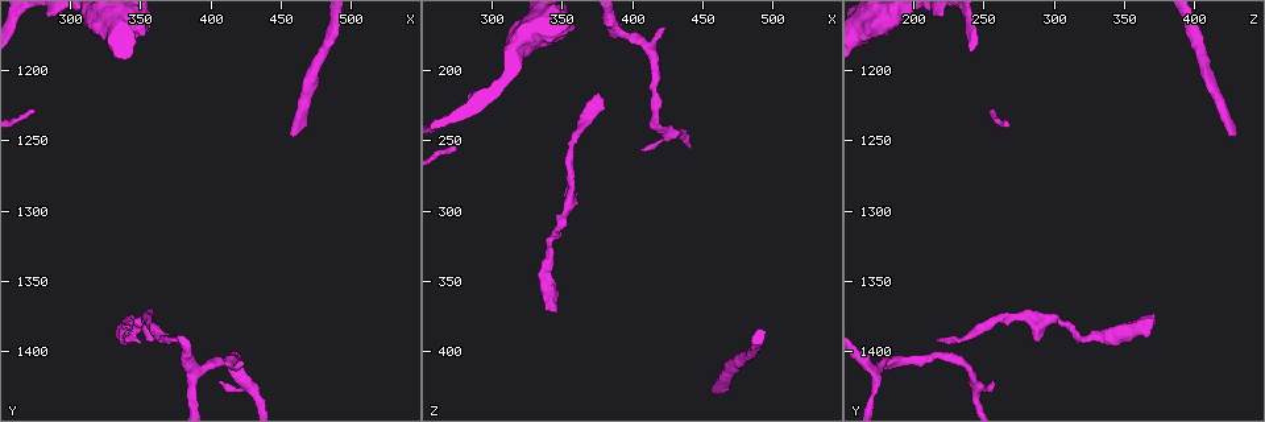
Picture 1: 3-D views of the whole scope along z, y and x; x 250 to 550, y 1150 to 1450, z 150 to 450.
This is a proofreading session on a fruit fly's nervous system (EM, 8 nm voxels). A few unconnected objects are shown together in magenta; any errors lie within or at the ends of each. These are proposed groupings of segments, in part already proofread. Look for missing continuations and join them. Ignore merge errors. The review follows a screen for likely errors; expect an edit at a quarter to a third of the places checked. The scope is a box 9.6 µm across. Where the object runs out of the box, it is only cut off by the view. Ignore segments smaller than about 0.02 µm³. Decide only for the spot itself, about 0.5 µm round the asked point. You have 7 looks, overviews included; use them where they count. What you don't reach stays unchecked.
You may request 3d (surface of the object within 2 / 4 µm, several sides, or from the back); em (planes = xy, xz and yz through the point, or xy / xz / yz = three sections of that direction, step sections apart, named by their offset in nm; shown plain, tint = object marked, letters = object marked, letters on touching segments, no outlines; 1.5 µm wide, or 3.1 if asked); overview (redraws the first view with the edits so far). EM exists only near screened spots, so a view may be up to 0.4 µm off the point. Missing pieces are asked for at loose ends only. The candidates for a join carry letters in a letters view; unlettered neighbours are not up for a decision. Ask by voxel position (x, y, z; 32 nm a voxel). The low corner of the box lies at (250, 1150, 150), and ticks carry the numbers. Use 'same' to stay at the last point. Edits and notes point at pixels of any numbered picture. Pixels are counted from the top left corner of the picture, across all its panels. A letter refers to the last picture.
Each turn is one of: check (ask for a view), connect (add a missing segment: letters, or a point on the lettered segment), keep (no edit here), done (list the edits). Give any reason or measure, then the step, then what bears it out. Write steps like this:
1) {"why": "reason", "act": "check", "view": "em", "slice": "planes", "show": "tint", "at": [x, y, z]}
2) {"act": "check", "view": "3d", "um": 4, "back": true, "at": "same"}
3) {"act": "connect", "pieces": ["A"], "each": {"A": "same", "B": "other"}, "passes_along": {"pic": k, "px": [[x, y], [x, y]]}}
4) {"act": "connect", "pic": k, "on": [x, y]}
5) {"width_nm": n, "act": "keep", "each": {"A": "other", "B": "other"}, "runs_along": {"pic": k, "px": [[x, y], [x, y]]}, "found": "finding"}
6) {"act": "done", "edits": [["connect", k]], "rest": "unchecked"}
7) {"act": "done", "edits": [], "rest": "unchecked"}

{"why": "free end", "act": "check", "view": "3d", "um": 4, "at": [424, 1406, 170]}

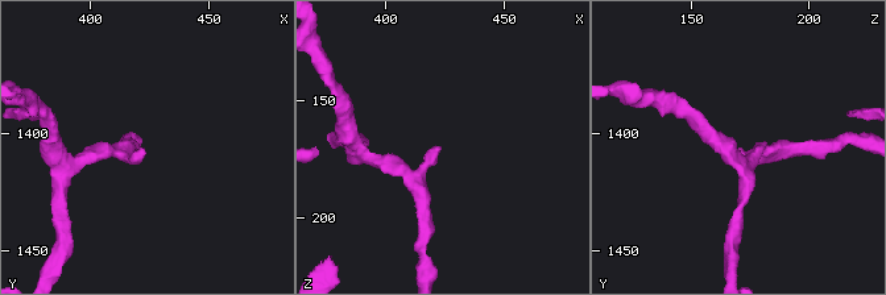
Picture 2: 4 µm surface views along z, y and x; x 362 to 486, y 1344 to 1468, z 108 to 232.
{"act": "check", "view": "em", "slice": "planes", "show": "letters", "at": [421, 1405, 169]}

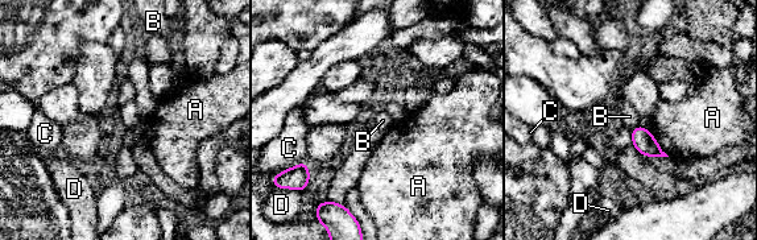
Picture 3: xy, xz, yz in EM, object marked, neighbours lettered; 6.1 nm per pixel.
{"longest_contact_nm": ["A", 200], "act": "keep", "each": {"A": "other", "B": "other", "C": "other", "D": "other"}, "found": "no lettered segment goes on from it"}

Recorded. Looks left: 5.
{"why": "stops while still wide", "act": "check", "view": "3d", "um": 2, "at": [344, 1380, 372]}

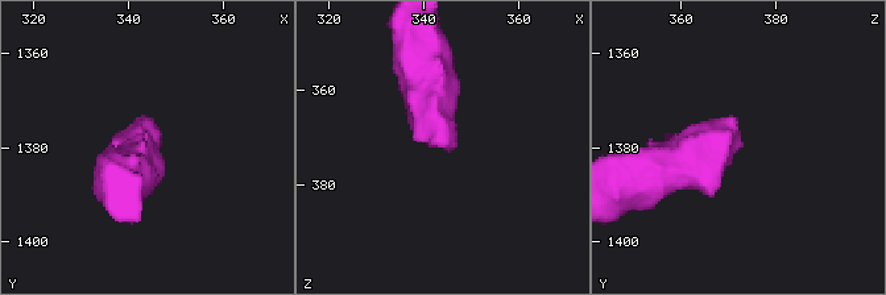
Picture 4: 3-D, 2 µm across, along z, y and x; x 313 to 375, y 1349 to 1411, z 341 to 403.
{"why": "need the tissue", "act": "check", "view": "em", "slice": "planes", "show": "tint", "at": [345, 1380, 372]}

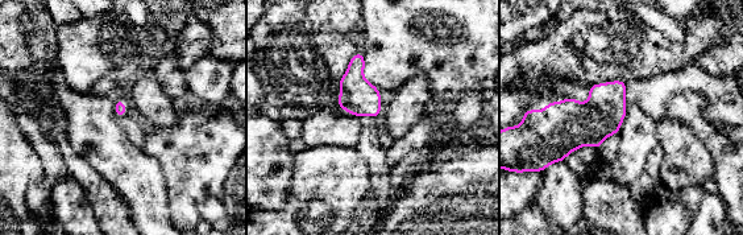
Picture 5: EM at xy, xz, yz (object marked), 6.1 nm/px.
{"why": "see the neighbours", "act": "check", "view": "em", "slice": "planes", "show": "letters", "at": "same"}

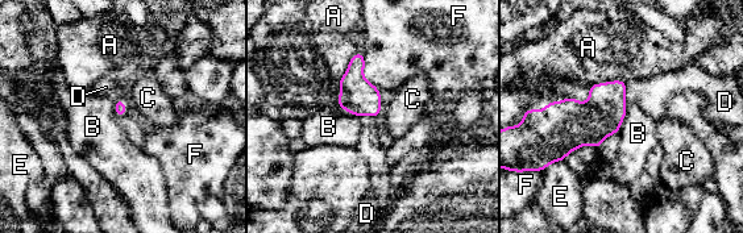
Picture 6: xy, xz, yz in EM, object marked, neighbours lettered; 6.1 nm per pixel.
{"act": "connect", "pieces": ["D"], "each": {"A": "other", "B": "other", "C": "other", "D": "same", "E": "other", "F": "other"}, "passes_along": {"pic": 6, "px": [[601, 116], [625, 91], [651, 94]]}, "found": "the cell continues"}

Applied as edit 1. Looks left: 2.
{"act": "done", "edits": [["connect", 6]], "rest": "unchecked"}

